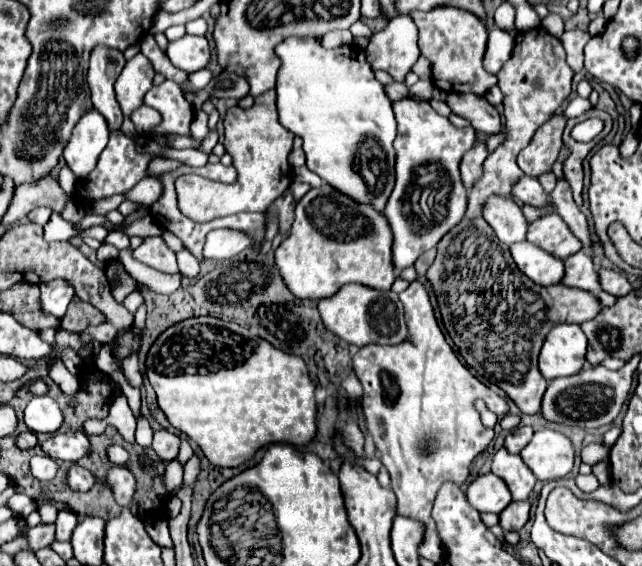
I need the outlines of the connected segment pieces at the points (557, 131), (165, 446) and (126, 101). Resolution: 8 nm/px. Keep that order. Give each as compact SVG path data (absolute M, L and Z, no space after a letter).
M554 114L546 120L544 126L540 126L532 138L532 142L520 152L518 166L528 176L540 176L544 172L550 172L560 146L562 146L562 132L566 126L566 118L562 114Z
M158 430L154 432L154 442L152 442L154 452L158 454L158 458L166 464L172 462L178 456L178 448L180 448L180 438L166 432L166 430Z
M136 54L126 62L122 74L116 80L116 96L124 116L130 116L142 106L144 94L152 88L152 78L154 70L142 54Z

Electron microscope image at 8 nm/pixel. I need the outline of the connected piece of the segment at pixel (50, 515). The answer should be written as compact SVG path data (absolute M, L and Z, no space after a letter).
M42 504L38 506L38 512L40 512L40 520L46 524L54 524L56 516L58 516L58 508L56 506L50 506L50 504Z

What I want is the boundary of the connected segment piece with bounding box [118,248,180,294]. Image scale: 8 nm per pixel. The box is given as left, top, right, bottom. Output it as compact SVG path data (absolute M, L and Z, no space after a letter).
M130 248L124 250L124 252L120 252L118 260L136 278L138 284L148 286L150 290L154 290L158 294L172 294L180 286L180 274L162 274L162 272L158 272L154 268L148 268L144 264L136 262L132 258L132 250Z

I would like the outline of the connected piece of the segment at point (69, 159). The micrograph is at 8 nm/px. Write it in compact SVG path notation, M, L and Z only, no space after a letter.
M90 108L72 130L72 140L64 148L64 160L78 180L86 178L96 166L100 152L108 144L108 122L96 108Z

